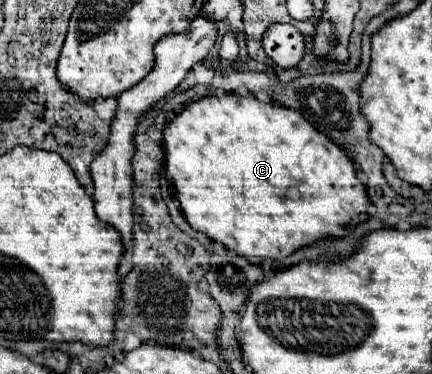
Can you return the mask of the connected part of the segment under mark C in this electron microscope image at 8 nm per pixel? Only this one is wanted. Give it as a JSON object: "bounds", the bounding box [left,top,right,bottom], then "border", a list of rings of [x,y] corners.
{"bounds":[163,94,367,258],"border":[[[225,94],[221,98],[217,96],[205,96],[201,100],[195,100],[191,104],[187,104],[163,130],[163,148],[165,148],[165,178],[175,186],[177,192],[177,200],[181,202],[181,208],[185,206],[185,218],[191,224],[193,230],[203,232],[207,238],[221,242],[225,248],[229,248],[231,252],[237,252],[239,256],[251,258],[251,256],[259,256],[259,258],[285,258],[291,252],[295,252],[297,248],[309,246],[315,240],[331,234],[331,236],[343,236],[343,226],[347,224],[357,224],[361,222],[361,218],[367,212],[367,194],[365,194],[365,186],[363,182],[355,176],[355,168],[353,162],[347,158],[347,154],[333,144],[325,134],[321,134],[319,130],[315,130],[297,110],[291,108],[283,108],[279,104],[267,104],[267,102],[259,102],[255,96],[237,96],[237,94]]]}

